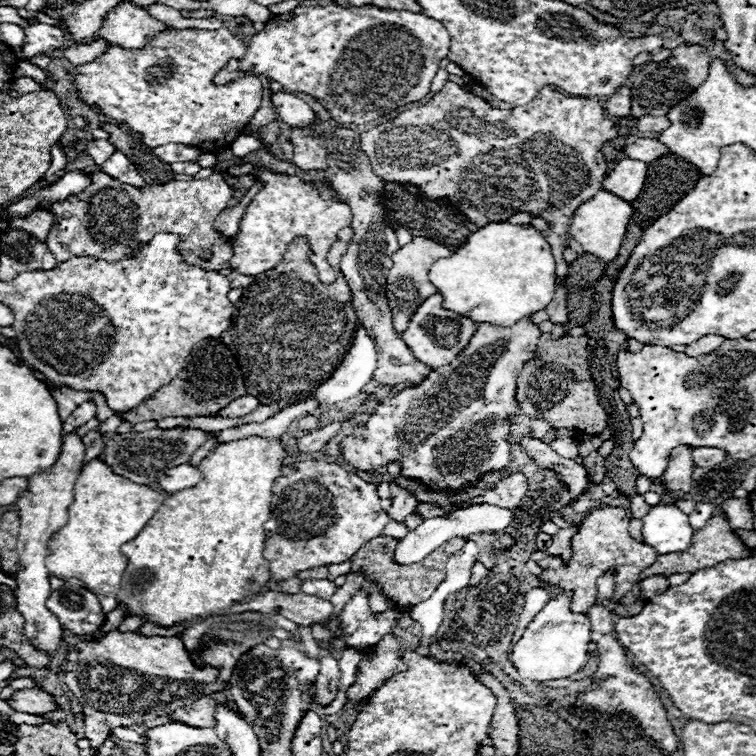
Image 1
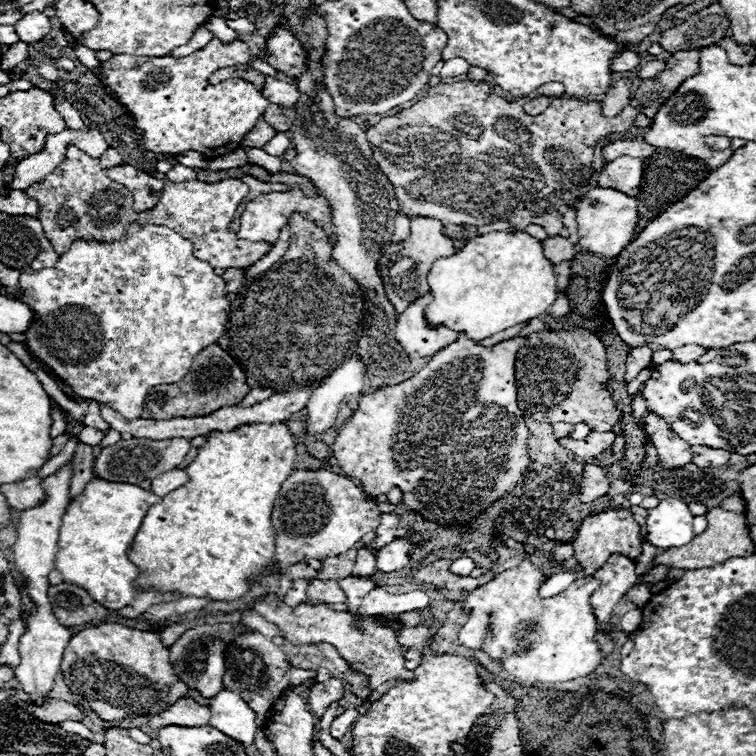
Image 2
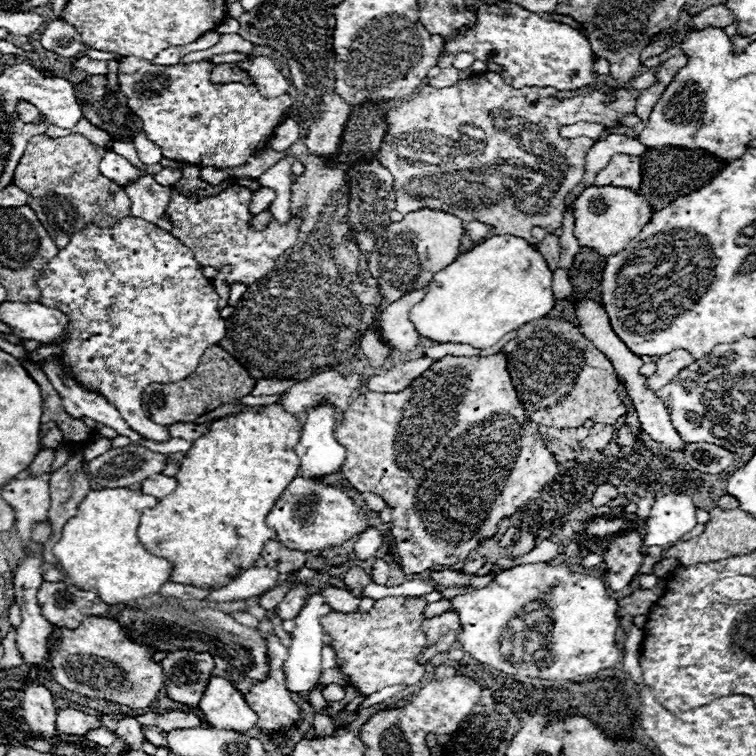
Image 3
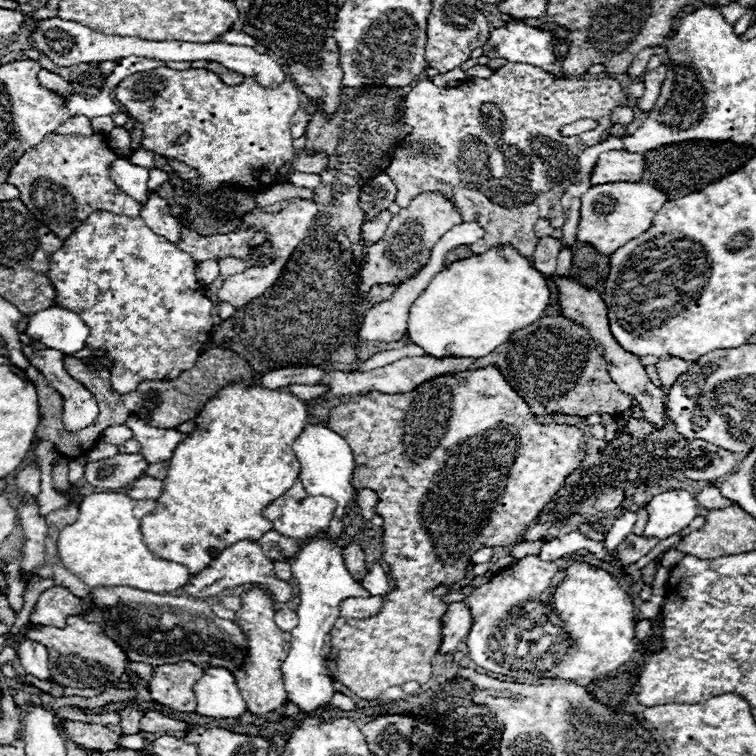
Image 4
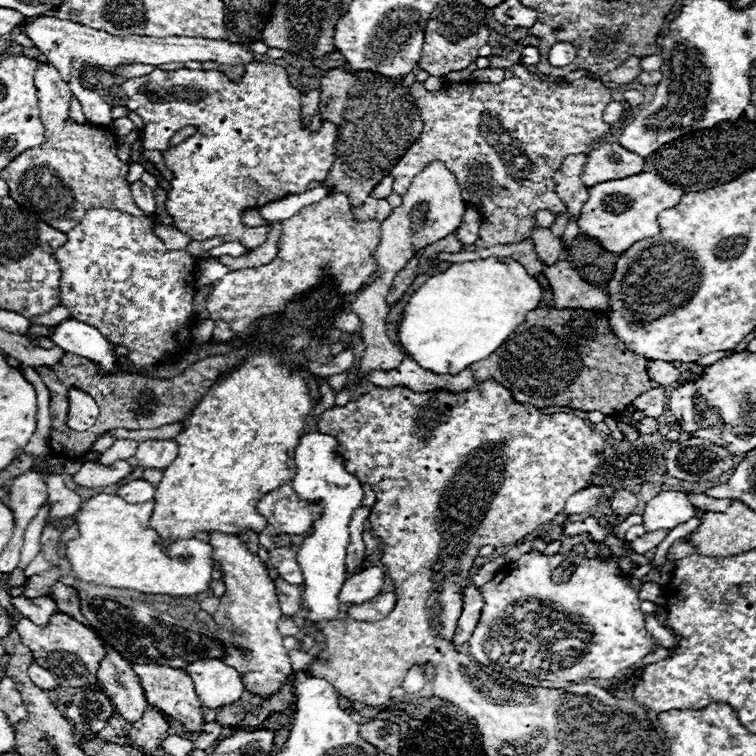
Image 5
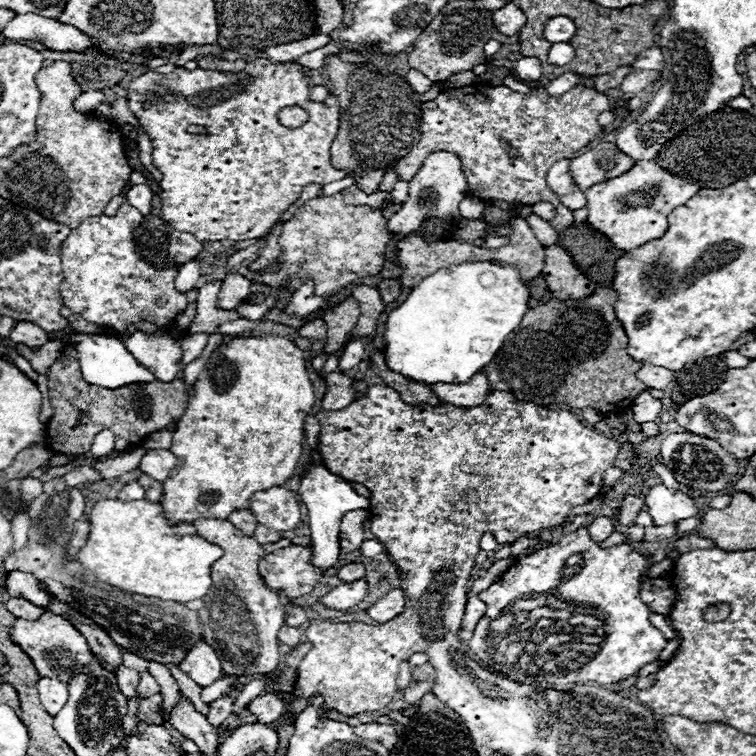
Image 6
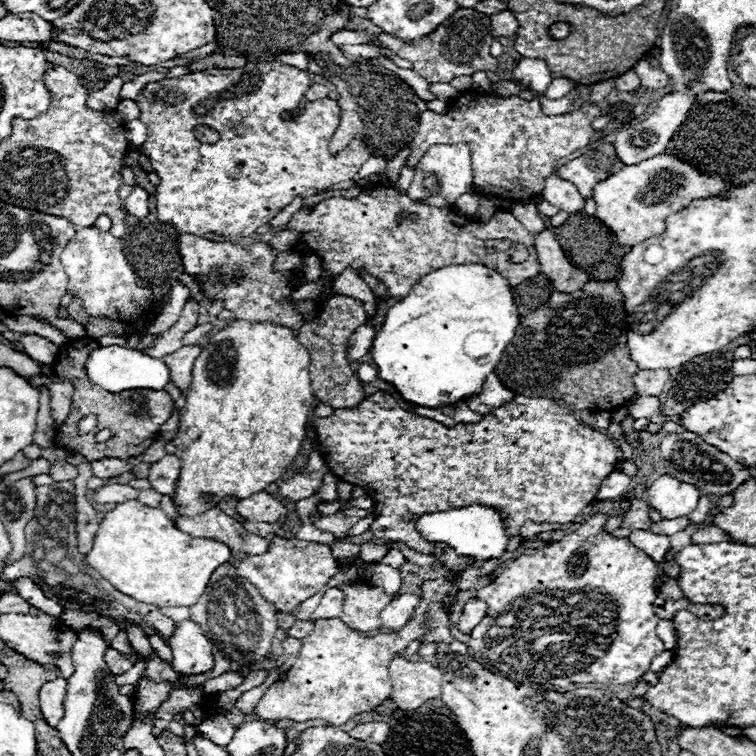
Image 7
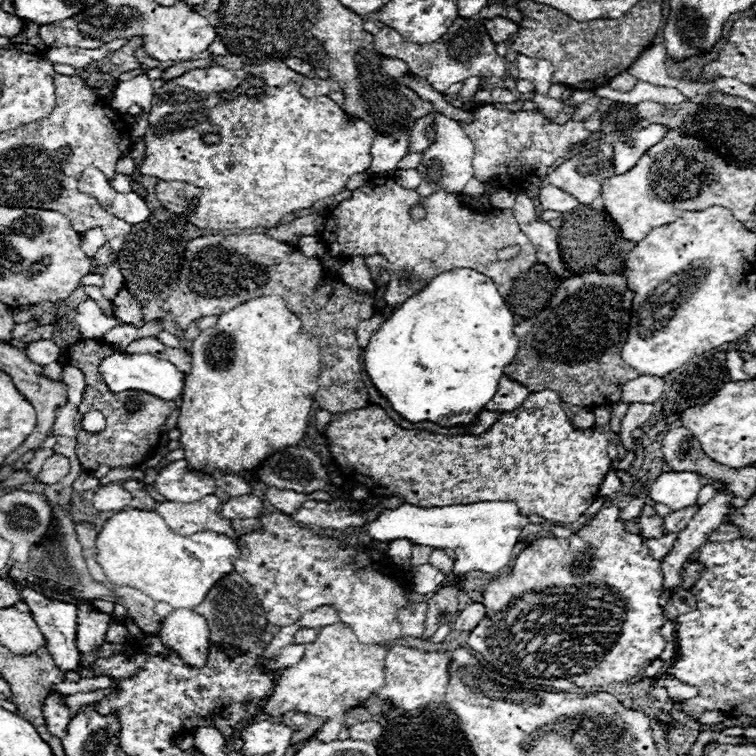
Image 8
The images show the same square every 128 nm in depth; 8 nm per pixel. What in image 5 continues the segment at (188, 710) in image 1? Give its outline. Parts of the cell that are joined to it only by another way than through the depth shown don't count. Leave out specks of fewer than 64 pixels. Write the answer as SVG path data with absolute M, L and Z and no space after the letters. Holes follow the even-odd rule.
M148 706L142 720L132 724L130 738L146 750L156 750L156 748L160 748L160 742L162 742L164 734L168 732L168 728L170 728L168 720L158 710Z

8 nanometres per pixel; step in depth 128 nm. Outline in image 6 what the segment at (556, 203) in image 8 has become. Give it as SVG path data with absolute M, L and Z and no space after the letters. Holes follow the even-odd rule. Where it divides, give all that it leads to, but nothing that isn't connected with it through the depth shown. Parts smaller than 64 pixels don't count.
M558 160L552 164L552 168L548 170L546 176L548 186L554 190L554 194L560 198L562 206L566 206L568 210L580 210L586 206L586 198L584 192L576 186L572 174L570 174L570 160Z

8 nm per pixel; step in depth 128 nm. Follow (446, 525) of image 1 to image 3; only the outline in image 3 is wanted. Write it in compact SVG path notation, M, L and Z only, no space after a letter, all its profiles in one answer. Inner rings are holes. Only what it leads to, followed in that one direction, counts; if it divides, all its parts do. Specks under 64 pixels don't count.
M376 558L374 566L372 566L372 580L376 584L386 584L388 582L388 572L390 572L388 562L384 558Z

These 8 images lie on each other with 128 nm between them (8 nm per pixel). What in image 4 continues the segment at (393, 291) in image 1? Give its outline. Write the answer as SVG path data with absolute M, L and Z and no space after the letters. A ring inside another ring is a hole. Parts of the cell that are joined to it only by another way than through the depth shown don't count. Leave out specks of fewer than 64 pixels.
M438 192L418 194L408 208L402 208L392 216L386 234L380 242L366 248L366 264L362 270L362 284L359 284L358 296L364 298L374 284L402 284L404 280L416 276L430 260L430 250L434 244L462 218L458 210Z

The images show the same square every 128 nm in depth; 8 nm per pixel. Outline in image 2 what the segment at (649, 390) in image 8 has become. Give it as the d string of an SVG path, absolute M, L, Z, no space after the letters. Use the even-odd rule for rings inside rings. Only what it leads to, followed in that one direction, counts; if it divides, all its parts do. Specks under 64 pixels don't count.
M688 344L688 346L680 346L680 348L676 348L674 350L674 360L680 360L680 362L692 362L692 360L696 360L696 358L700 358L702 354L704 354L706 350L702 348L702 346L692 346L692 344ZM636 394L634 402L632 402L632 416L634 416L634 422L642 426L644 416L646 416L646 402L644 402L642 394Z

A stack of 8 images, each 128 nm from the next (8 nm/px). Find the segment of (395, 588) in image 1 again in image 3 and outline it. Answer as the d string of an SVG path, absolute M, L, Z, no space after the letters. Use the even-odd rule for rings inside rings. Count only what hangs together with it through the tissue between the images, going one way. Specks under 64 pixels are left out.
M524 530L520 534L520 538L516 540L516 544L512 546L512 558L518 558L518 556L528 554L532 548L534 548L534 536L528 530ZM450 568L444 570L432 570L430 572L432 582L438 588L458 588L458 586L474 586L474 588L484 588L488 586L494 576L486 574L486 576L474 576L474 574L464 574L464 572L454 572Z

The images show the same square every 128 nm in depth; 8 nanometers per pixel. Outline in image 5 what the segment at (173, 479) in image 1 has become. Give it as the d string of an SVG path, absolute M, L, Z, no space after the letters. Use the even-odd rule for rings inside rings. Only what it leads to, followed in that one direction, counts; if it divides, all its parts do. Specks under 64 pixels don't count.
M130 480L118 490L118 496L122 496L130 504L140 504L146 500L154 500L154 492L156 492L156 486L152 486L150 482Z

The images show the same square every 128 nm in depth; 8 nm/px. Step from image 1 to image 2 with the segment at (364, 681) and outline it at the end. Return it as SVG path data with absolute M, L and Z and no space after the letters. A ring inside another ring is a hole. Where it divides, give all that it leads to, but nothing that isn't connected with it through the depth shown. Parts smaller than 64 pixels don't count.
M416 626L416 628L404 628L398 632L398 644L406 650L404 658L408 660L418 660L420 658L420 650L424 646L424 640L428 640L428 636L432 636L430 628L426 626Z

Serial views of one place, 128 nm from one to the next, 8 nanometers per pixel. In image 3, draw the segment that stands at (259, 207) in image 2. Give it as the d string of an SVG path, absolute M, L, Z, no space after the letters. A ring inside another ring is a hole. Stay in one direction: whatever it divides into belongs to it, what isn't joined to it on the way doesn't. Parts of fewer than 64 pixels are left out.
M266 208L266 210L262 210L260 214L254 214L252 216L252 220L250 220L250 228L252 230L264 230L268 224L270 224L270 220L272 220L272 214L270 214L270 210Z

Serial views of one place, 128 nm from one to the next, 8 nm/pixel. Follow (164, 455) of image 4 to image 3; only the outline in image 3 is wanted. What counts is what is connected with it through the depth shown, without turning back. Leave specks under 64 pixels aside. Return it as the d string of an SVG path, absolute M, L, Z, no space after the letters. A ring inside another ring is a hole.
M128 216L124 218L120 224L116 224L114 228L98 228L98 226L86 226L84 230L72 234L70 238L70 244L60 250L60 254L56 258L52 258L52 262L48 262L42 270L42 276L38 278L36 286L40 288L40 304L48 306L48 308L56 308L60 312L66 314L68 318L68 326L66 326L66 332L64 332L64 344L58 344L62 348L62 356L60 360L70 368L74 380L84 386L86 390L94 392L94 394L100 394L104 396L112 406L118 408L118 412L122 414L122 418L132 426L132 430L140 432L144 438L148 440L156 440L156 442L162 442L162 440L168 440L170 434L166 432L164 426L152 422L142 406L140 406L140 394L144 392L144 388L152 382L156 384L170 384L170 382L178 382L178 380L184 380L188 374L192 374L204 354L206 348L218 344L224 334L226 334L226 322L224 318L220 316L220 310L218 310L218 294L216 294L216 288L214 288L214 282L210 278L204 276L202 272L202 266L194 260L194 254L188 246L184 246L178 238L174 238L168 230L162 230L154 224L150 224L148 220L144 218L134 218L134 216Z

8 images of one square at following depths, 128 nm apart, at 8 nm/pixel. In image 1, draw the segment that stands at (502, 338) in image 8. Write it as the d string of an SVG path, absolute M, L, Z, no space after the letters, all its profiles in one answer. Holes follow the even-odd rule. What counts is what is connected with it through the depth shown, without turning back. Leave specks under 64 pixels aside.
M488 222L480 230L472 232L464 246L456 250L456 254L448 258L436 260L436 266L430 268L430 282L444 296L444 308L468 316L474 322L490 322L494 326L512 326L524 316L530 316L542 308L546 308L556 292L556 262L546 242L546 236L530 224L510 224Z

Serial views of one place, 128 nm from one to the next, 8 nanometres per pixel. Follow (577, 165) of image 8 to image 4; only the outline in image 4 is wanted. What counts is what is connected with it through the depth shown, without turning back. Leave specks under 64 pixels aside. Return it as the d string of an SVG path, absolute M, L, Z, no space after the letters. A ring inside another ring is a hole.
M610 150L600 154L596 162L596 168L592 172L592 186L608 182L640 182L642 170L642 154L628 150Z

